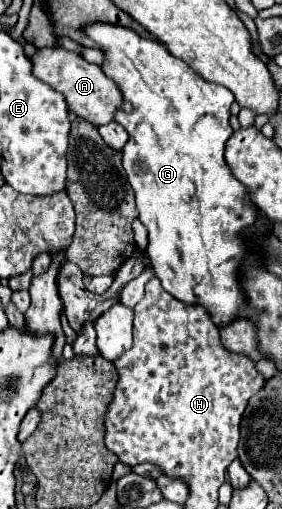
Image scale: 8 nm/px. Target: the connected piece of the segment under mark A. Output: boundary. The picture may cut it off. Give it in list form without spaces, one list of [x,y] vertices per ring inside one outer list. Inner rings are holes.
[[[60,46],[36,50],[36,54],[32,56],[32,74],[38,80],[50,84],[54,90],[62,92],[68,102],[68,108],[76,116],[92,122],[94,126],[110,122],[114,118],[114,112],[124,104],[120,88],[110,78],[106,78],[96,64],[90,64],[80,54],[64,50]]]

